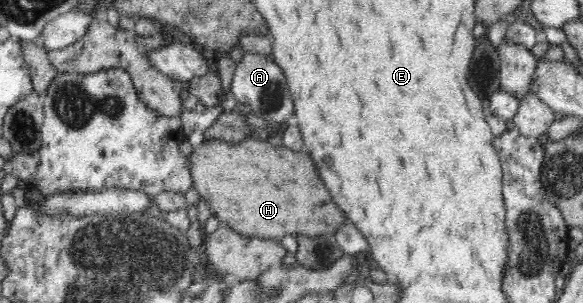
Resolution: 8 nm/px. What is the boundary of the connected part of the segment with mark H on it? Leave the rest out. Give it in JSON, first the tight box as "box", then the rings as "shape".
{"box":[188,139,347,239],"shape":[[[251,139],[251,145],[241,142],[237,143],[237,145],[229,145],[229,143],[225,143],[225,141],[205,140],[197,147],[193,147],[191,155],[188,157],[188,168],[190,169],[190,176],[192,177],[192,186],[197,190],[199,197],[206,199],[212,215],[216,215],[220,223],[229,224],[235,231],[242,232],[243,235],[257,236],[265,239],[282,239],[285,235],[298,234],[306,234],[307,237],[311,238],[326,237],[335,235],[335,233],[347,223],[345,212],[330,196],[330,191],[326,185],[323,185],[321,174],[319,174],[318,168],[314,164],[314,160],[309,152],[305,150],[293,151],[285,145],[276,146],[271,141],[266,142],[264,139],[261,143],[254,143],[253,139]]]}

